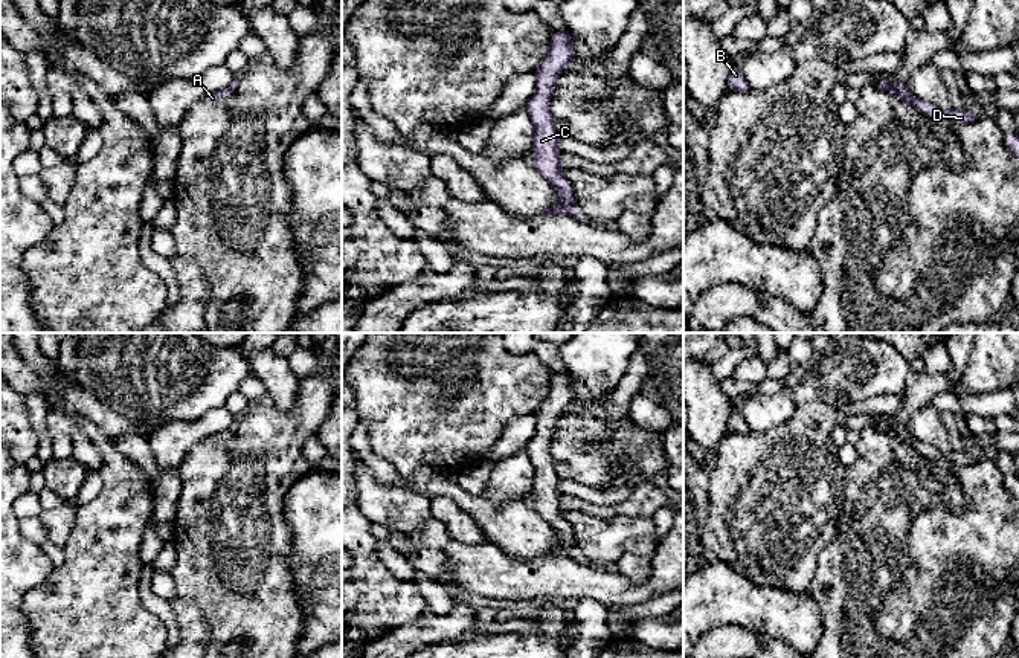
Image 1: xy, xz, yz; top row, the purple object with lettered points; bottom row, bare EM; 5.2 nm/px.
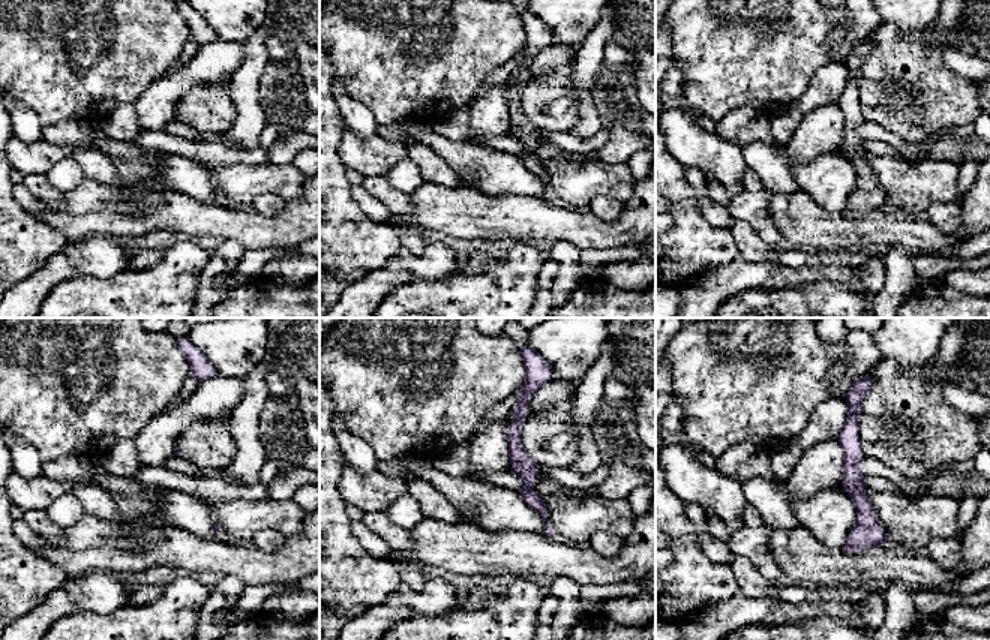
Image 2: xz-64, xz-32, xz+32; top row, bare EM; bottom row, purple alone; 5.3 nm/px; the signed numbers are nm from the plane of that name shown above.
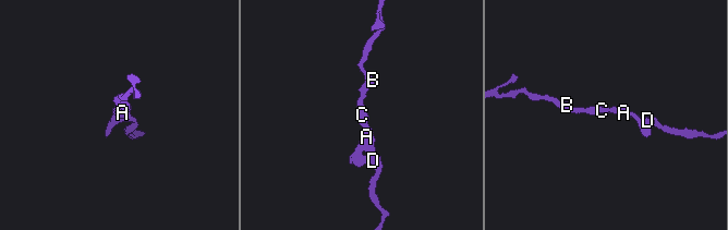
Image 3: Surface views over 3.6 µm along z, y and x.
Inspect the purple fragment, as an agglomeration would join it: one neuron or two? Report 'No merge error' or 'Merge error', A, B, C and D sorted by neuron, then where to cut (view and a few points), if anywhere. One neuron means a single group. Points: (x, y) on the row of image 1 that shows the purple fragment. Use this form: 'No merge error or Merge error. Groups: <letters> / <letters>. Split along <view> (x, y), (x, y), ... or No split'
No merge error. Groups: A B C D. No split

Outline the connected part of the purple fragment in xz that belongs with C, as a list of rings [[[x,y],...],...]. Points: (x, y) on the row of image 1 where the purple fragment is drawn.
[[[569,31],[552,32],[551,47],[534,70],[537,73],[537,85],[526,110],[534,127],[532,151],[535,153],[535,162],[532,166],[552,185],[560,198],[557,206],[543,209],[543,212],[580,217],[581,211],[574,200],[572,185],[563,176],[560,165],[561,151],[558,150],[560,136],[552,125],[549,113],[549,101],[555,92],[557,78],[575,53],[572,41],[574,37]]]

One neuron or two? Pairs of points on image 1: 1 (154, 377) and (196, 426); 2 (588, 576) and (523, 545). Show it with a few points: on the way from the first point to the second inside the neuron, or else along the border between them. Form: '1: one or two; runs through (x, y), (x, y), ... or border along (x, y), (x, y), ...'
1: two; border along (223, 405), (157, 426)
2: two; border along (504, 551), (519, 559), (531, 559), (542, 553)

